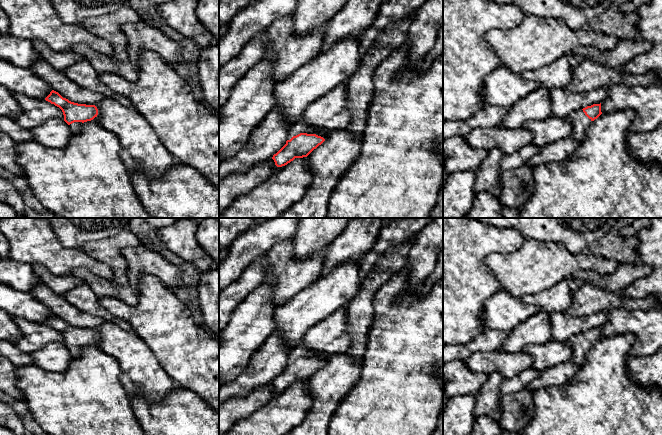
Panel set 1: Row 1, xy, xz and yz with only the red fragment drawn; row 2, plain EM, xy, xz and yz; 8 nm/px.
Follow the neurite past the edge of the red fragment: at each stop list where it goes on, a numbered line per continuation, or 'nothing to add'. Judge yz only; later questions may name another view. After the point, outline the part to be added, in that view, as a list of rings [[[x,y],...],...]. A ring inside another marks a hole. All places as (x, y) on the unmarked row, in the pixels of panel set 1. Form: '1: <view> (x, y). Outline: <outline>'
1: yz (579, 345). Outline: [[[583,334],[574,335],[570,337],[566,343],[572,350],[570,360],[577,366],[582,366],[586,360],[586,355],[591,349],[592,345],[589,343]]]

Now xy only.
1: xy (75, 351). Outline: [[[74,346],[72,348],[70,348],[70,354],[73,358],[77,358],[80,356],[81,352],[82,352],[82,346]]]

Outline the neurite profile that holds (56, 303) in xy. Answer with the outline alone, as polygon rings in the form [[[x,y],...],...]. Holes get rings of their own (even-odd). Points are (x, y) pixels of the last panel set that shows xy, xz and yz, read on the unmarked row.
[[[43,283],[35,286],[30,294],[34,299],[47,306],[54,315],[71,326],[96,330],[104,322],[102,318],[84,313],[72,306],[63,295],[56,294]]]

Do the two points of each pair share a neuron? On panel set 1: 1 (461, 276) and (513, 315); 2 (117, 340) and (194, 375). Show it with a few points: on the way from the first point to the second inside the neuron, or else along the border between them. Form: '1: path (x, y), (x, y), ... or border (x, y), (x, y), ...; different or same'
1: border (500, 289), (484, 302), (481, 319); different
2: border (140, 338), (159, 365), (169, 375); different

